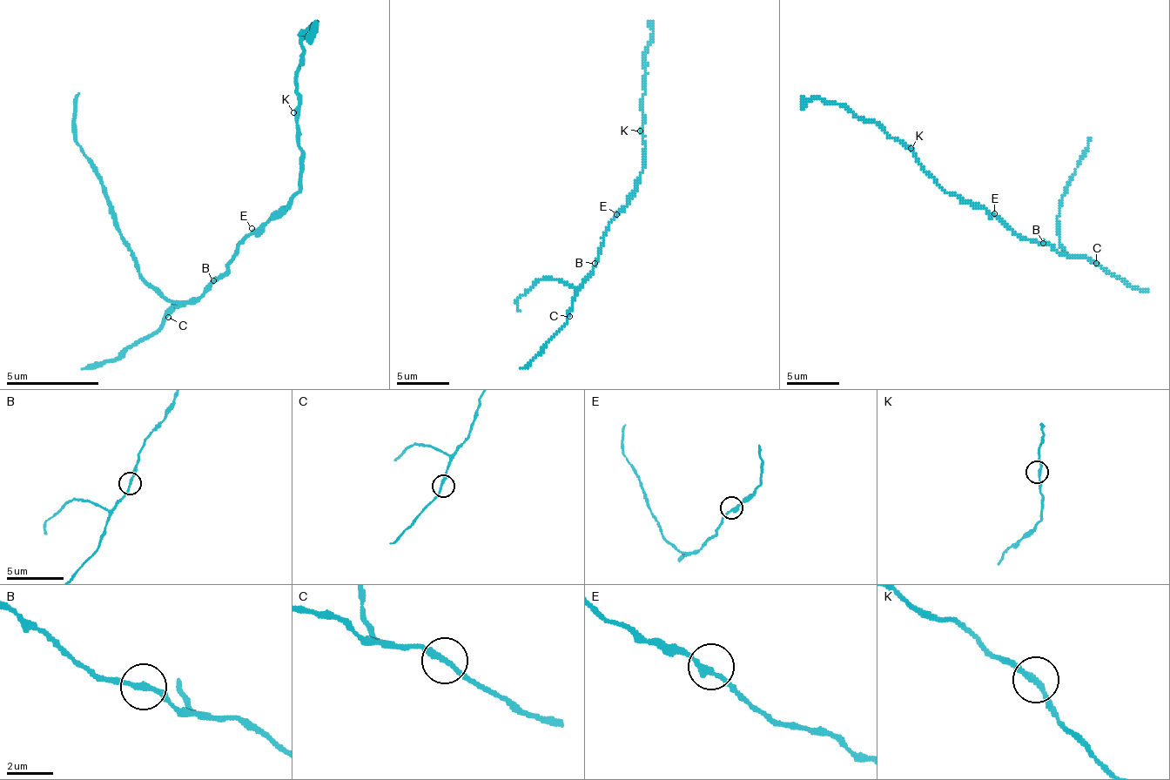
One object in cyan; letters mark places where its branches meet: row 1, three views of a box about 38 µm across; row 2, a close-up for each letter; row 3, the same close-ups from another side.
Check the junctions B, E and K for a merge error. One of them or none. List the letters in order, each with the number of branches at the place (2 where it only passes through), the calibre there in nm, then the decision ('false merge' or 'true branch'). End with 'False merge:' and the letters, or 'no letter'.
B: 2 branches meet; 200 nm thick; true branch
E: 2 branches meet; 280 nm thick; true branch
K: 2 branches meet; 200 nm thick; true branch
False merge: no letter

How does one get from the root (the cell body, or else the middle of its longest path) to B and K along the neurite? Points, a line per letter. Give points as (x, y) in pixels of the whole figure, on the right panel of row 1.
B: (994, 216), (1018, 234), (1044, 242)
K: (994, 216), (984, 208), (976, 208), (968, 200), (960, 200), (947, 192), (924, 169), (911, 148)

